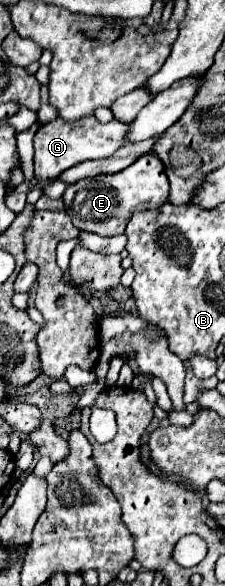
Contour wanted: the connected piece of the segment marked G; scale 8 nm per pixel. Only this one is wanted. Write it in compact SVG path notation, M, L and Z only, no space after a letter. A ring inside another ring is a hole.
M92 115L76 119L72 123L58 117L52 123L40 125L38 137L34 137L34 177L40 181L58 179L58 175L62 171L70 169L76 163L110 157L114 151L118 151L124 145L122 137L126 135L126 129L128 129L128 123L118 123L118 121L100 123ZM74 129L76 129L76 133L74 133Z

